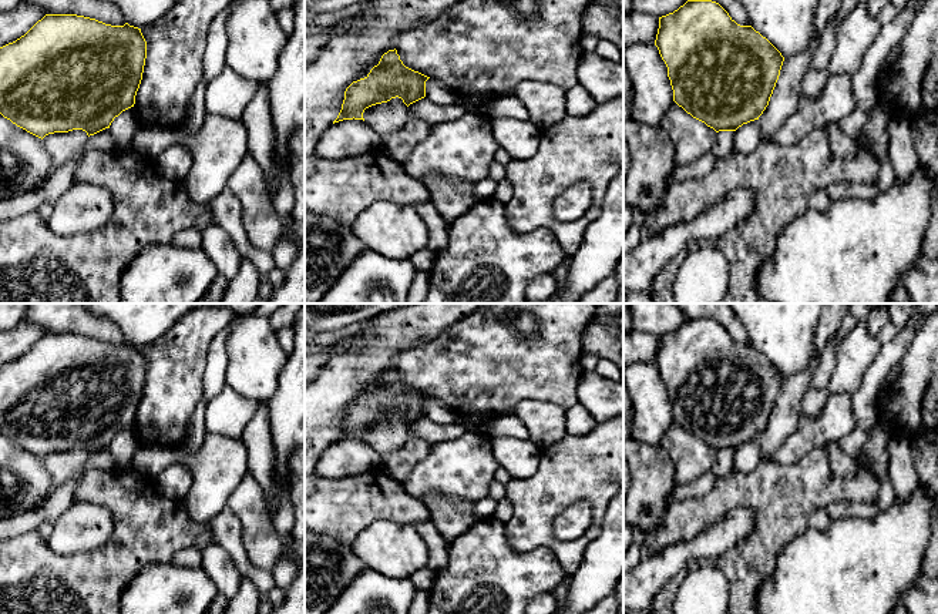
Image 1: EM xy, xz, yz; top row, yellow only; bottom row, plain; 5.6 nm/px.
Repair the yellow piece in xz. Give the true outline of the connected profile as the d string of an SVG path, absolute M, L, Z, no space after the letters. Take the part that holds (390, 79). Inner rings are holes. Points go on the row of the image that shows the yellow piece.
M396 48L389 50L364 78L353 81L346 88L342 110L333 124L353 118L364 121L366 108L396 97L409 107L426 97L426 81L428 78L406 67Z

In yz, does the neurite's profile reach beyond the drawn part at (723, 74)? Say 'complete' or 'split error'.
complete

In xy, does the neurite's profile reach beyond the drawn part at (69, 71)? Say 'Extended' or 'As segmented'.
As segmented

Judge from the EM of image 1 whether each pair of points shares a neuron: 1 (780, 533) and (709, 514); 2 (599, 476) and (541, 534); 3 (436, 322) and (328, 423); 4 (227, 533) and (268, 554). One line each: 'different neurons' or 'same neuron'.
1: same neuron
2: same neuron
3: same neuron
4: different neurons

